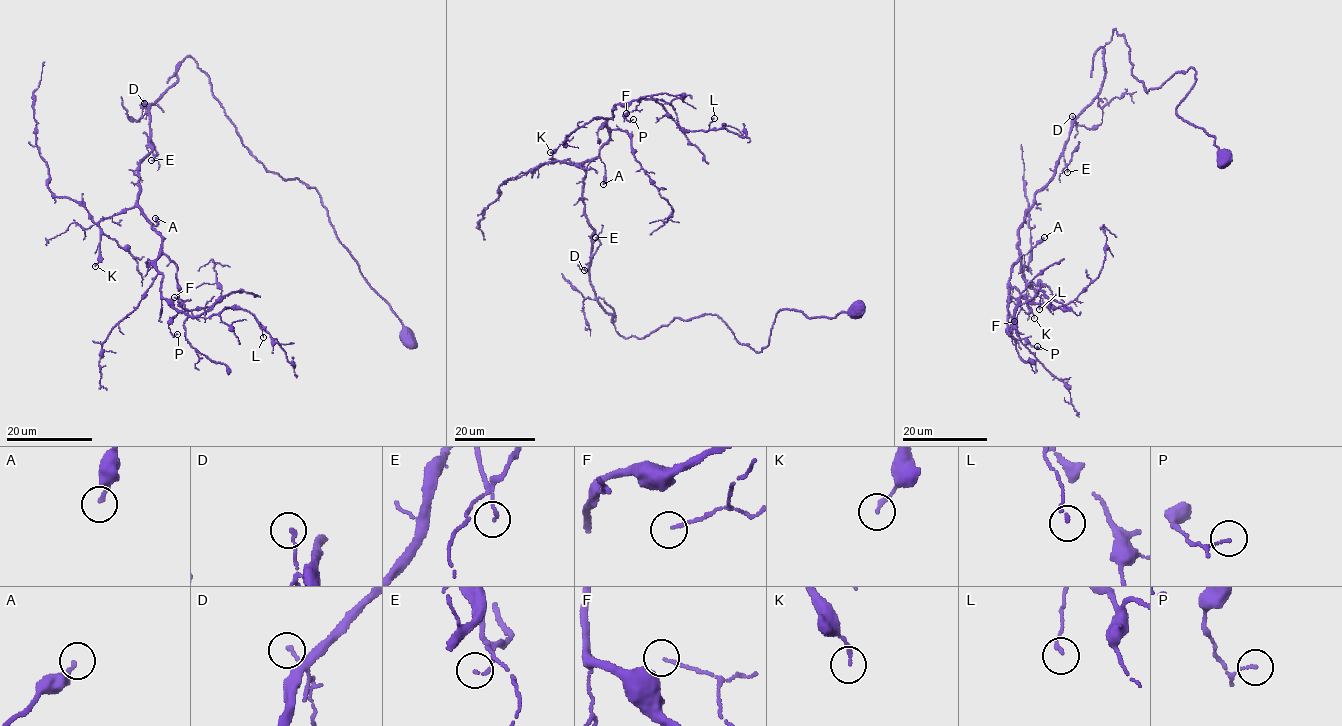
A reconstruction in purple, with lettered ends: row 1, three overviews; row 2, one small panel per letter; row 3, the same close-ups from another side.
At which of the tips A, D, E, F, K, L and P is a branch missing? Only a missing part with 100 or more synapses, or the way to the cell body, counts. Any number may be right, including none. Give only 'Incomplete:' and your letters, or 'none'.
Incomplete: none

